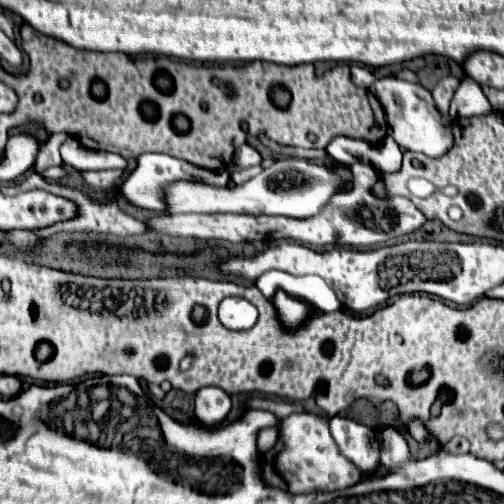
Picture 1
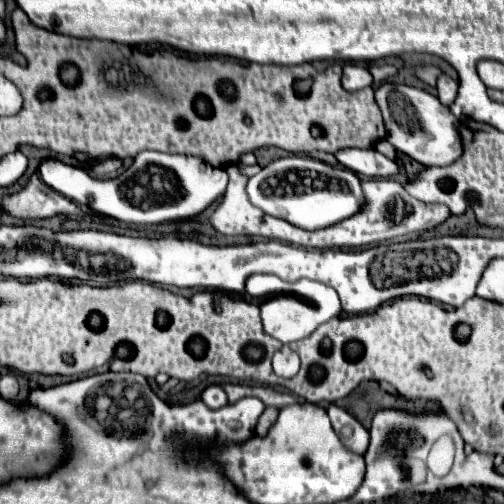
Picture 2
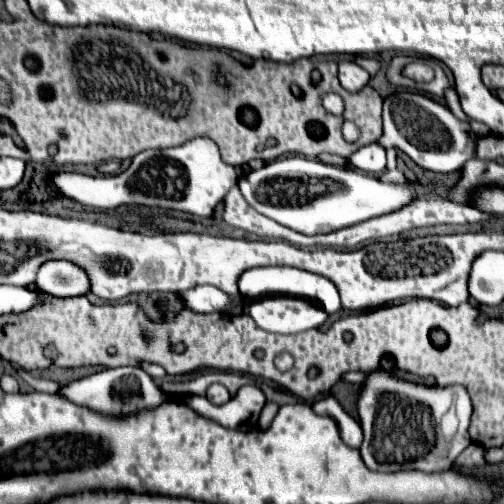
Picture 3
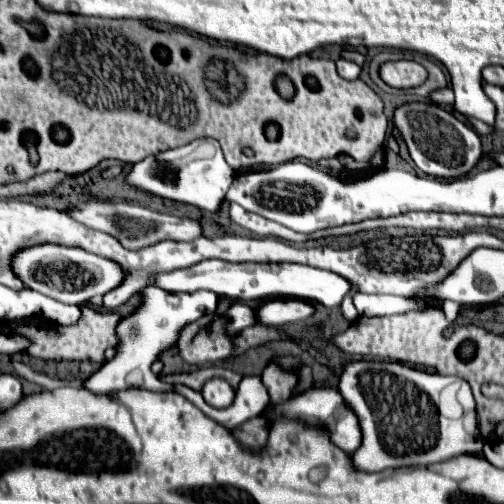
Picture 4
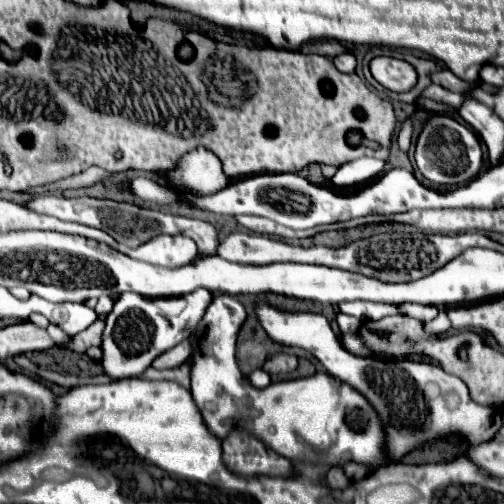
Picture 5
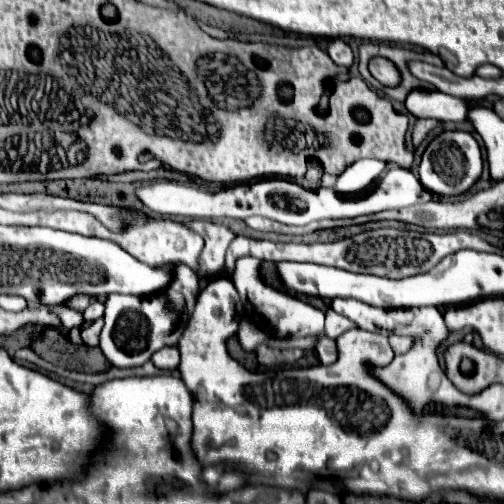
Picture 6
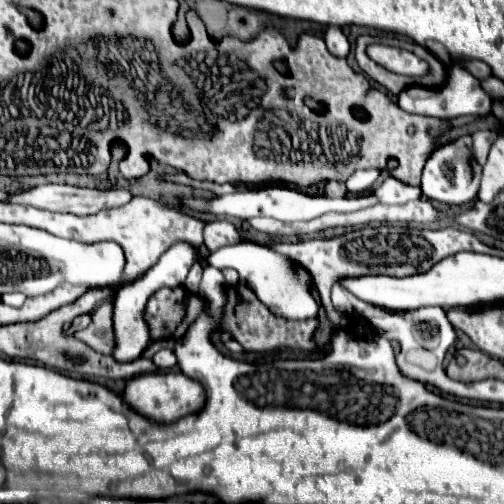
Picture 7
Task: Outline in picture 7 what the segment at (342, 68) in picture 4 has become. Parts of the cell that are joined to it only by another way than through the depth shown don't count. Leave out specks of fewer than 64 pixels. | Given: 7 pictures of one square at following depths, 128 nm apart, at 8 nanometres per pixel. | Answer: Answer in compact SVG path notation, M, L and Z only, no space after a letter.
M326 28L324 42L326 42L330 54L334 54L334 56L338 56L338 58L346 58L348 52L350 52L350 44L348 44L348 40L346 40L346 36L342 34L340 28Z

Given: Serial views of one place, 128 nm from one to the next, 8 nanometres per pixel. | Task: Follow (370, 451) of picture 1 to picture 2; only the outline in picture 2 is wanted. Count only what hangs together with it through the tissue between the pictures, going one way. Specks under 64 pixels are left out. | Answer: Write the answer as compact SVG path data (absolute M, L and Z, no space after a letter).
M332 404L328 408L328 416L332 420L332 428L338 434L340 442L348 450L364 456L368 450L368 444L370 444L370 432L354 416L350 416L346 410L338 408L336 404Z

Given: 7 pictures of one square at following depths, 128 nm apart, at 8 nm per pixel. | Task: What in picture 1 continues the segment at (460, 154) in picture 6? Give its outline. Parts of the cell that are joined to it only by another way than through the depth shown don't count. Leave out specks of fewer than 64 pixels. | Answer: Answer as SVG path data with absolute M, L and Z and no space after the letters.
M380 78L372 84L372 94L380 100L384 112L386 112L386 124L388 134L398 142L402 150L422 152L426 156L442 156L452 146L452 132L450 132L450 120L442 118L442 114L436 110L432 94L422 88L420 84L412 84L400 78Z

